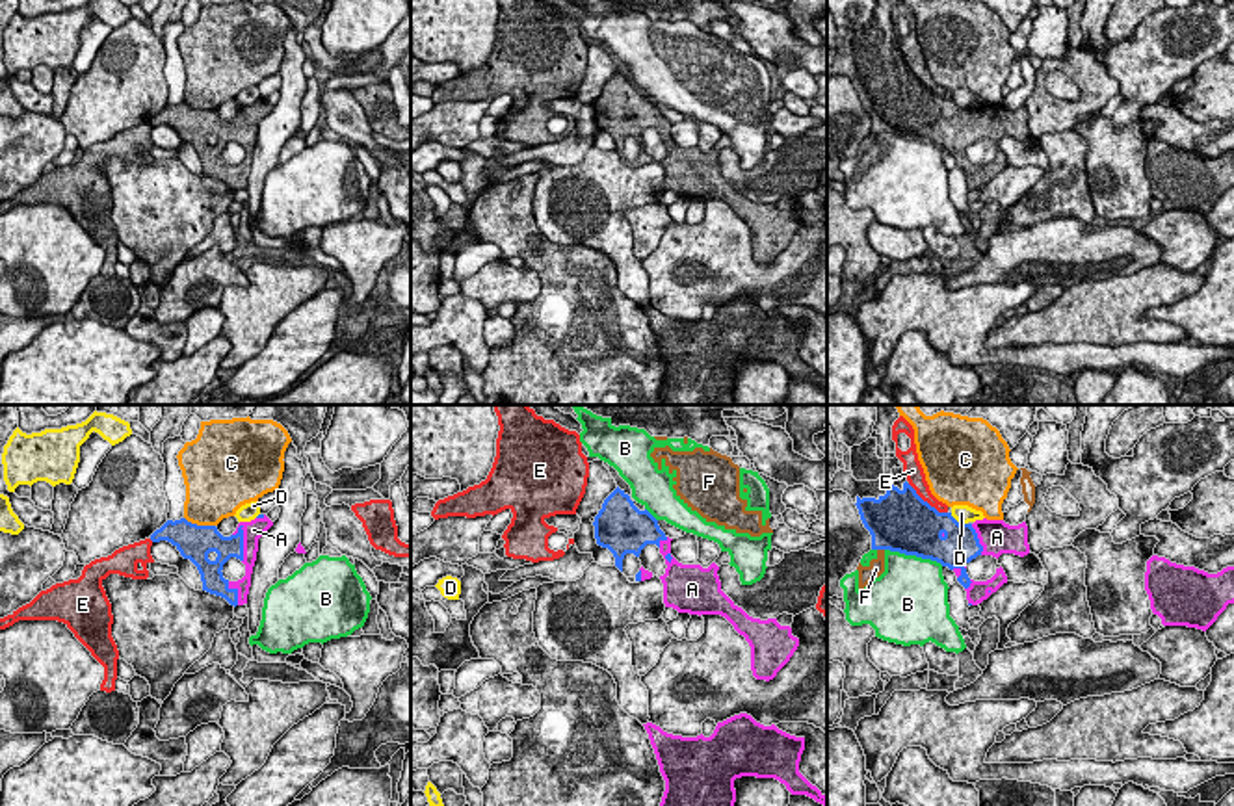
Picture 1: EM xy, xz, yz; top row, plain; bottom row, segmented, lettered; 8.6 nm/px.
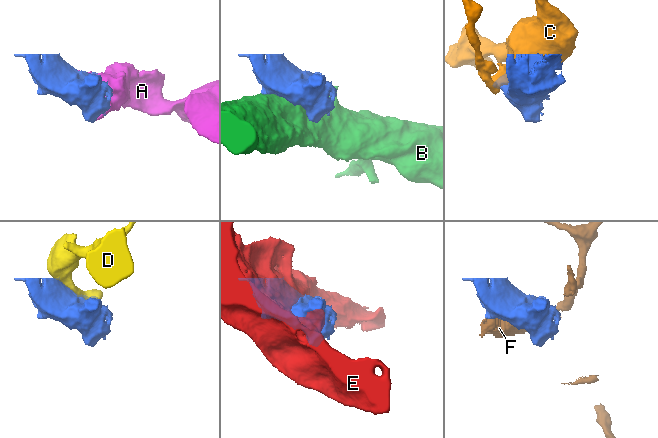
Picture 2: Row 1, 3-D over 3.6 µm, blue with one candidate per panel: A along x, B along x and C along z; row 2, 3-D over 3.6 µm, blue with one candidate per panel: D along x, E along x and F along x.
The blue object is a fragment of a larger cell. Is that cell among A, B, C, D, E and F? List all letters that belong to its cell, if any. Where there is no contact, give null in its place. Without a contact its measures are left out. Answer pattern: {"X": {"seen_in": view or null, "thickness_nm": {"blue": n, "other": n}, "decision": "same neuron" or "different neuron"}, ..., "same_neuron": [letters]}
{"A": {"seen_in": "xy", "thickness_nm": {"blue": 190, "other": 170}, "decision": "same neuron"}, "B": {"seen_in": "yz", "thickness_nm": {"blue": 500, "other": 460}, "decision": "different neuron"}, "C": {"seen_in": "xy", "thickness_nm": {"blue": 300, "other": 400}, "decision": "different neuron"}, "D": {"seen_in": "yz", "thickness_nm": {"blue": 320, "other": 160}, "decision": "different neuron"}, "E": {"seen_in": "yz", "thickness_nm": {"blue": 500, "other": 160}, "decision": "different neuron"}, "F": {"seen_in": "yz", "thickness_nm": {"blue": 460, "other": 140}, "decision": "different neuron"}, "same_neuron": ["A"]}

